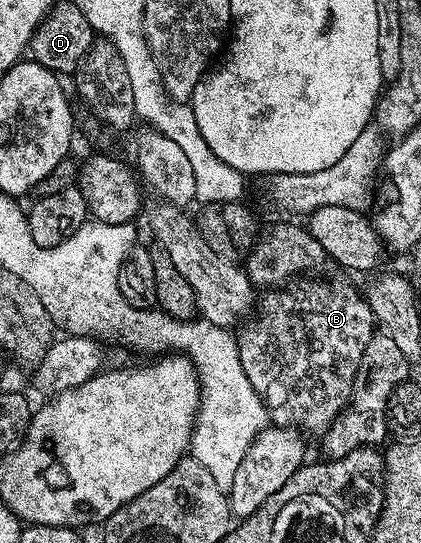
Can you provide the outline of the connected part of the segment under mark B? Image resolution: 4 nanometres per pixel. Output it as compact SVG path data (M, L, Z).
M332 278L329 280L329 282L320 282L317 284L317 286L308 286L305 288L305 290L284 290L288 288L280 288L277 289L275 292L268 292L265 294L268 294L265 296L264 299L260 302L260 310L264 315L260 318L260 323L257 324L256 327L253 328L253 330L244 330L239 331L238 334L238 341L240 343L240 359L242 360L242 369L246 372L246 380L250 380L250 384L254 387L254 392L258 394L258 396L263 400L265 409L268 412L269 419L271 420L271 423L278 428L285 428L285 429L295 429L299 433L302 433L303 435L309 436L308 434L316 434L316 437L320 438L323 437L323 434L325 431L329 429L333 425L333 423L337 420L337 418L340 417L340 415L344 411L344 407L348 405L348 401L351 398L352 395L352 386L356 380L356 374L360 370L361 360L362 356L364 355L364 349L366 348L366 344L369 342L369 340L372 339L373 333L374 333L374 319L372 316L372 309L370 308L370 304L368 303L367 297L363 293L360 294L358 291L355 290L354 287L351 286L350 283L347 282L344 278Z

